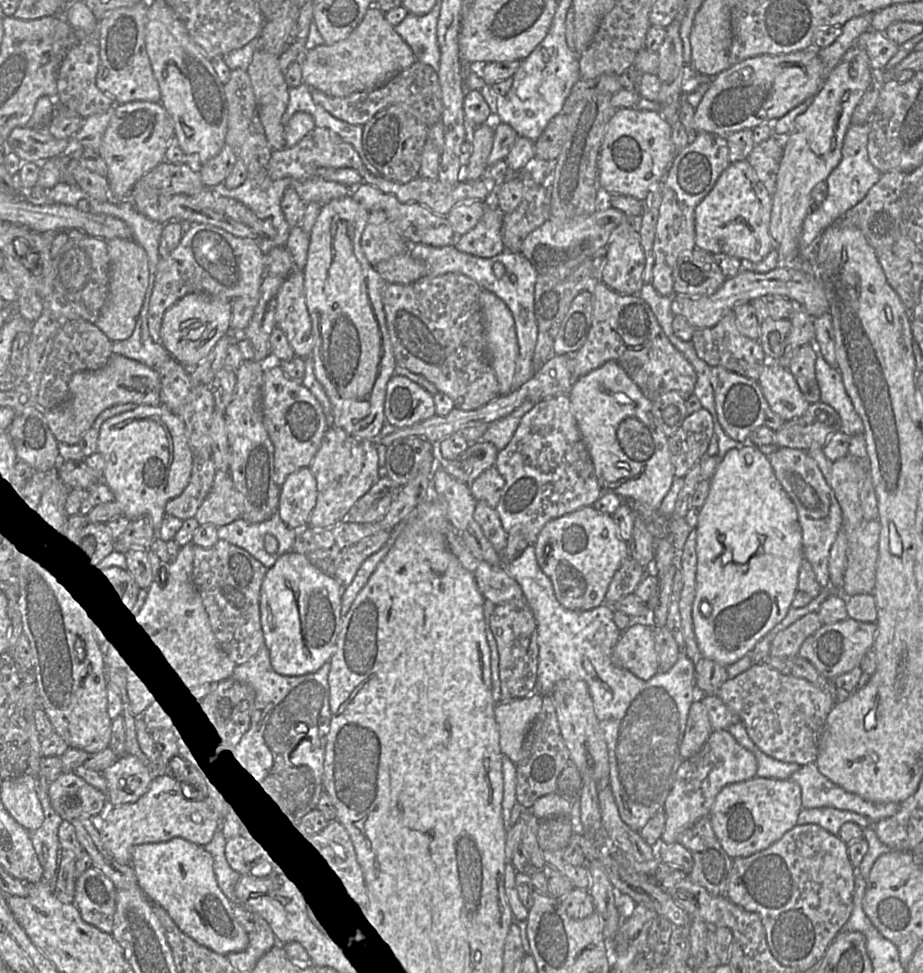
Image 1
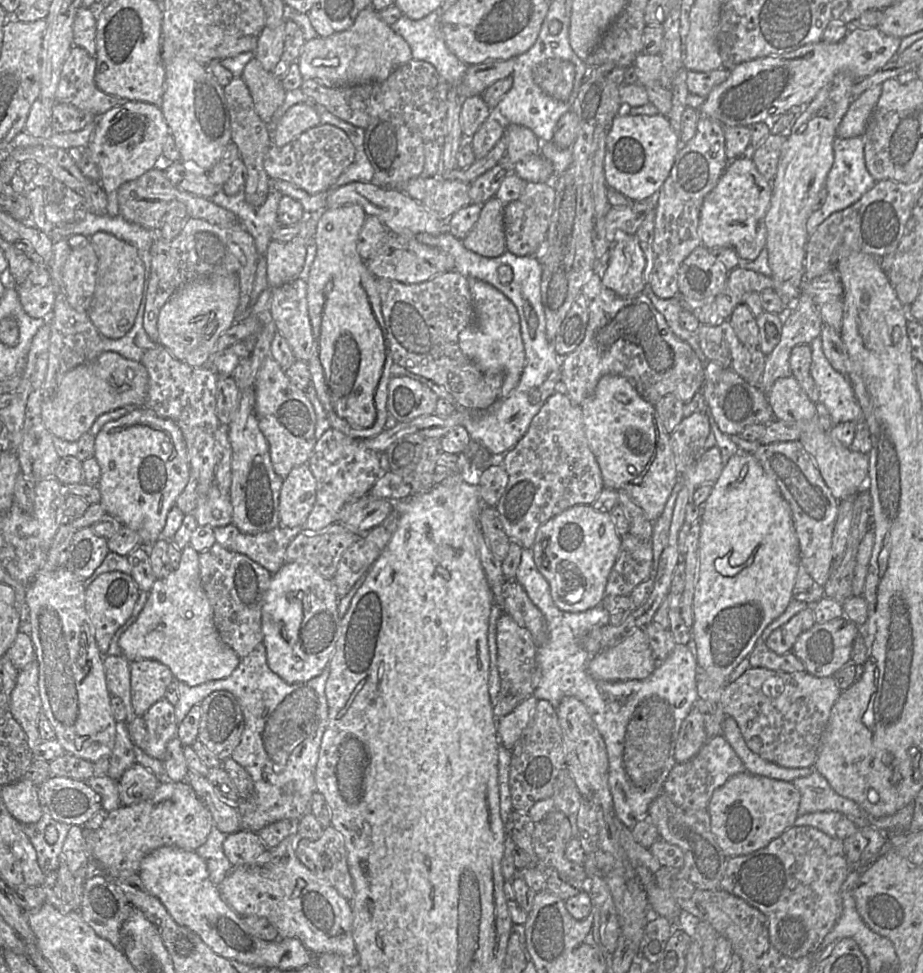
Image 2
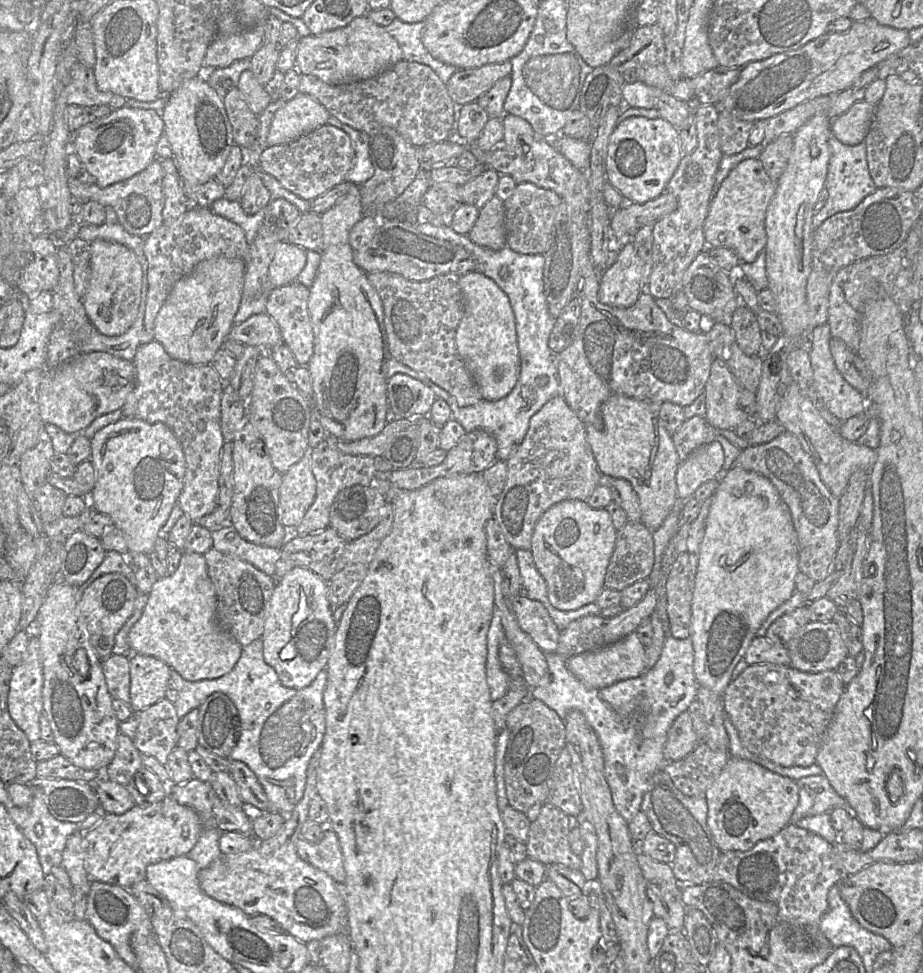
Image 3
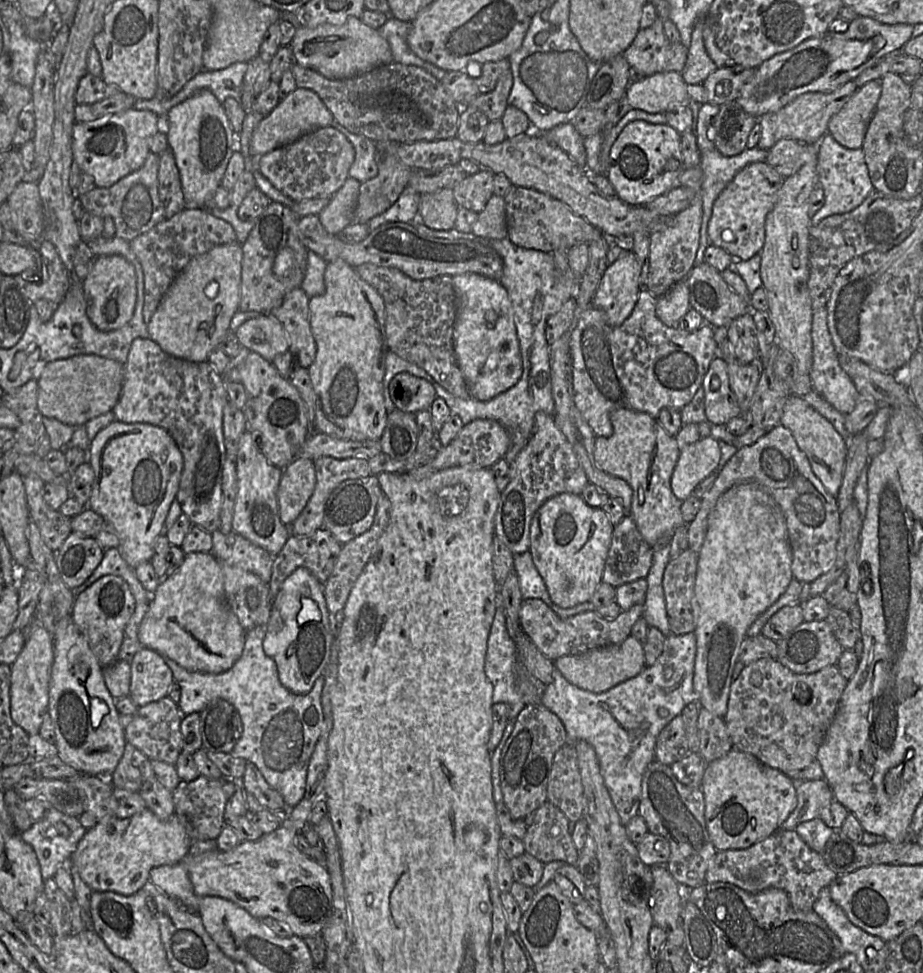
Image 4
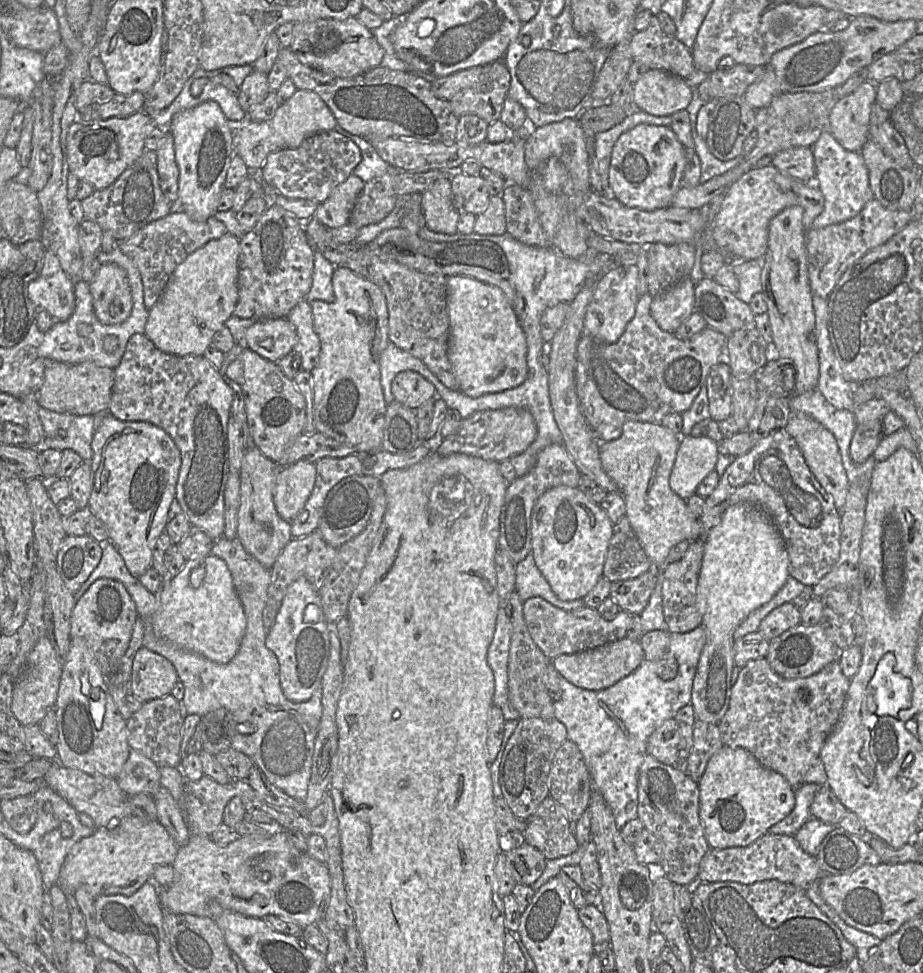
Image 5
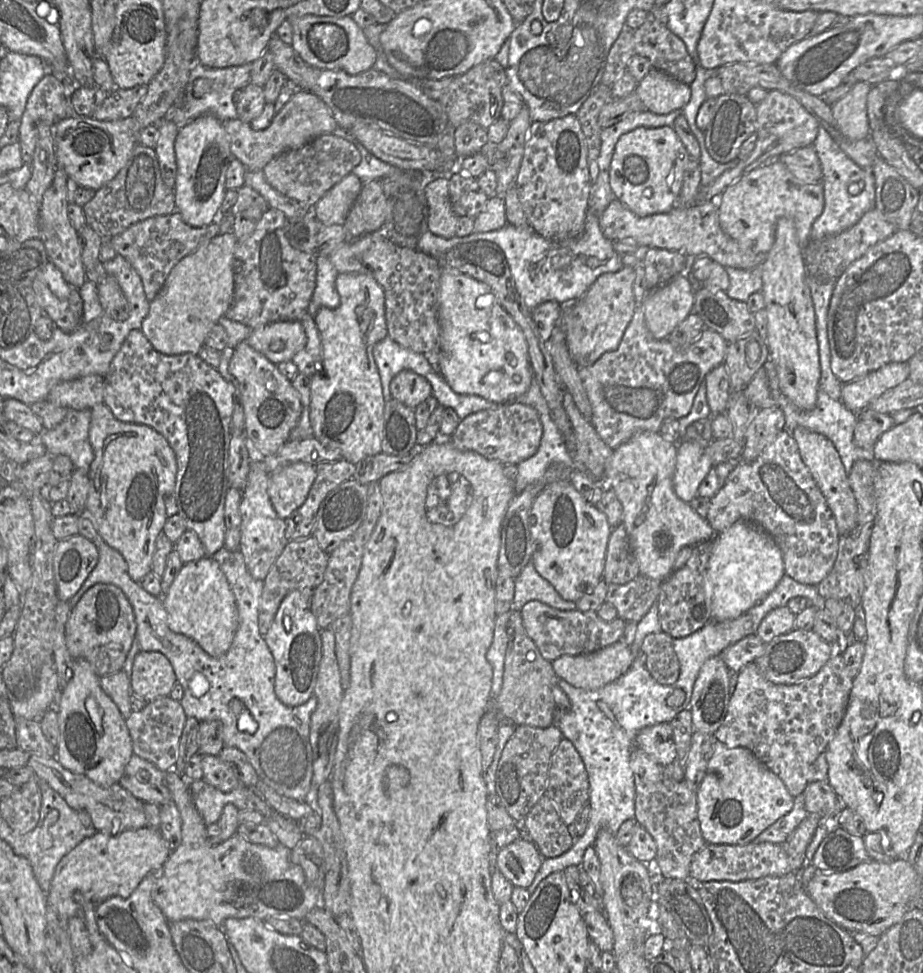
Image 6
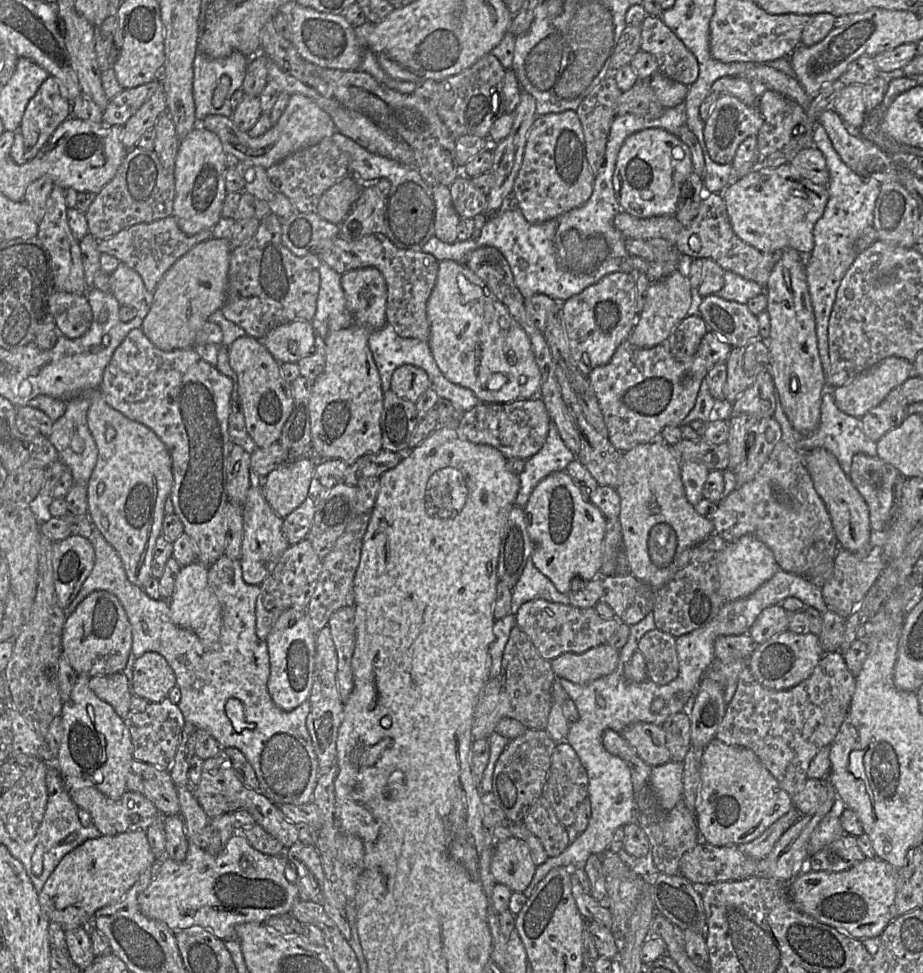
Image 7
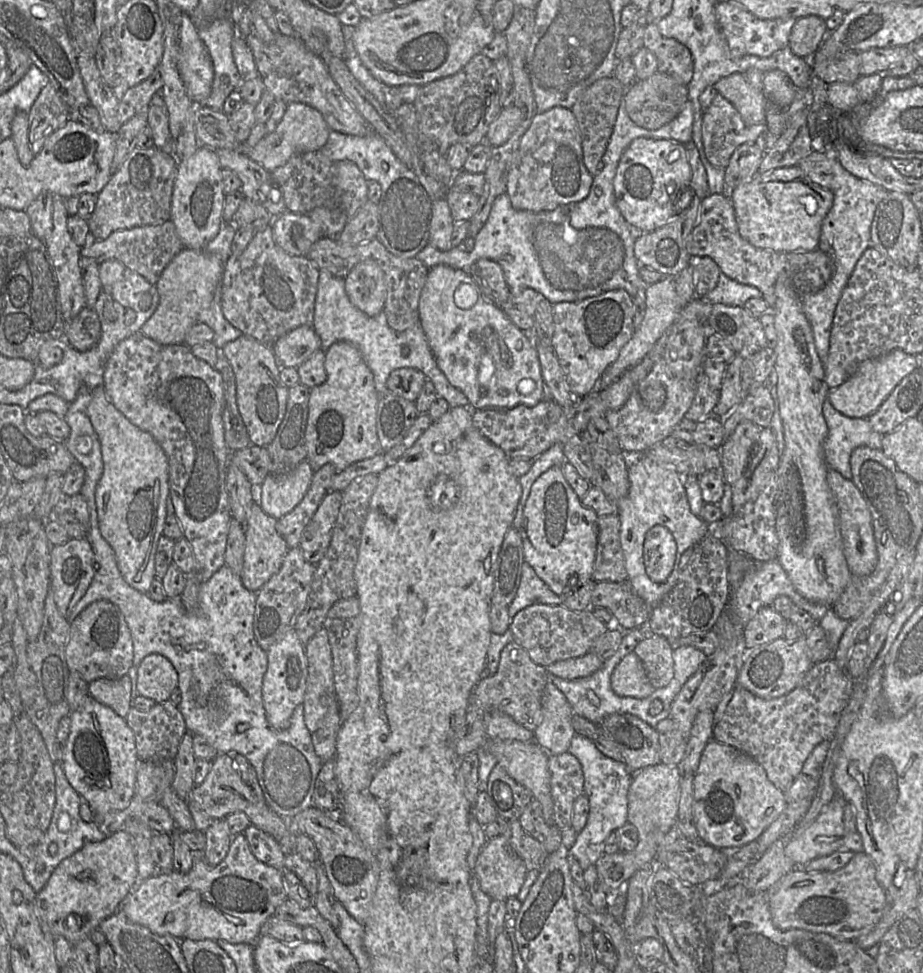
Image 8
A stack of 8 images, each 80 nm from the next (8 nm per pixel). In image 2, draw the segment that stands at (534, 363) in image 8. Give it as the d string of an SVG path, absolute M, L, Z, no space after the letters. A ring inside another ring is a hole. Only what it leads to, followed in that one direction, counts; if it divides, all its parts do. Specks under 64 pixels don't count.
M468 278L473 299L475 319L459 334L462 353L487 375L500 375L499 398L508 397L516 388L525 365L524 345L520 322L514 304L491 284L475 278Z

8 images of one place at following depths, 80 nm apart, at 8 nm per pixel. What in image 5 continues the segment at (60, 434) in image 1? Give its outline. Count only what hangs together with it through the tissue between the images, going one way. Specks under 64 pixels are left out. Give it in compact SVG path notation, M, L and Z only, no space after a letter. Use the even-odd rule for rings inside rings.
M46 360L45 365L43 383L37 391L37 402L40 407L78 416L103 414L108 411L114 369L101 367L90 361L68 364Z

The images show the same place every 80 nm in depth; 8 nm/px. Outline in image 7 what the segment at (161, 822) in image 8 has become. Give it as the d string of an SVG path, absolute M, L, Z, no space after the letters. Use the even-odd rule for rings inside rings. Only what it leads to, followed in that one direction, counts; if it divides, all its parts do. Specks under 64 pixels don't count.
M67 786L67 788L73 802L79 809L85 809L90 813L93 824L103 835L113 836L135 830L146 831L161 814L157 807L139 792L127 790L119 800L112 800L94 786L81 788Z

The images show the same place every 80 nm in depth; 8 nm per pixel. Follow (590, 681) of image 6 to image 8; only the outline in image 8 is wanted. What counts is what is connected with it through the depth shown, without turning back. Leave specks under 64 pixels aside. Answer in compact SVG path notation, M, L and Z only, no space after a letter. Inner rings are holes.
M588 652L584 656L557 661L547 667L550 676L565 680L574 680L592 675L599 670L605 660L596 654Z

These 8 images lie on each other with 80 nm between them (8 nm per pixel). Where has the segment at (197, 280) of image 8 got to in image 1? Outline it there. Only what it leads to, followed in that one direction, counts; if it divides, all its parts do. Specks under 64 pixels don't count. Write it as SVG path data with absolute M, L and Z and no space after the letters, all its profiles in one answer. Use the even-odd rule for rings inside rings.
M189 293L164 314L160 329L163 347L184 367L192 369L203 361L230 328L231 305L226 299L205 293Z

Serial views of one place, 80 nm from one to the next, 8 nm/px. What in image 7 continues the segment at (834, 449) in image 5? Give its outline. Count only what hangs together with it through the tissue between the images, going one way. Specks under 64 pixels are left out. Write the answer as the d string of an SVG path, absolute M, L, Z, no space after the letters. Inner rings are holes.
M815 448L804 454L804 461L813 480L814 488L830 514L839 546L852 552L865 548L871 534L869 510L849 476L842 470L836 457L824 448Z

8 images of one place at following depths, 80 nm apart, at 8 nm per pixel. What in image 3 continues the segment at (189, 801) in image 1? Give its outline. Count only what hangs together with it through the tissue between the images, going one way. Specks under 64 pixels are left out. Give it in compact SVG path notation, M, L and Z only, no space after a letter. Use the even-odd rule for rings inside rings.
M171 795L148 807L135 805L121 815L106 813L98 823L83 834L84 867L92 881L129 889L135 883L145 879L148 865L187 855L202 832L203 828L197 813L192 808L179 804Z

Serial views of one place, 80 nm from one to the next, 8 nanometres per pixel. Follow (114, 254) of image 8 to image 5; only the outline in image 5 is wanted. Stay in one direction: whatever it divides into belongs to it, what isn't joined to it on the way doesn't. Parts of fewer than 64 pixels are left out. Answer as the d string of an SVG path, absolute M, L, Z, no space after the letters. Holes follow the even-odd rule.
M180 209L149 223L131 237L119 240L117 245L120 250L132 260L140 272L146 309L150 311L159 300L179 264L210 240L219 239L227 233L224 223L214 215L205 221L195 221Z

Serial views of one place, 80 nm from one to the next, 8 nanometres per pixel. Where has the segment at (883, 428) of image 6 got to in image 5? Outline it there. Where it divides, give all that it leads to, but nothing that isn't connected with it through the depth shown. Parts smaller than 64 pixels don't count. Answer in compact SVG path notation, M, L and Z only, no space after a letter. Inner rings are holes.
M875 419L857 424L850 443L850 457L854 463L864 463L878 446L882 433L882 420Z

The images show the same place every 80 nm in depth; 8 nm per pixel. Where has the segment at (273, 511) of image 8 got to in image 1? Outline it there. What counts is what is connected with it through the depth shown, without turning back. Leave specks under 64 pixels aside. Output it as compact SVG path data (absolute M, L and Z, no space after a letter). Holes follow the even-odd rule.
M309 467L290 474L281 486L278 514L291 529L307 527L317 502L317 482Z

